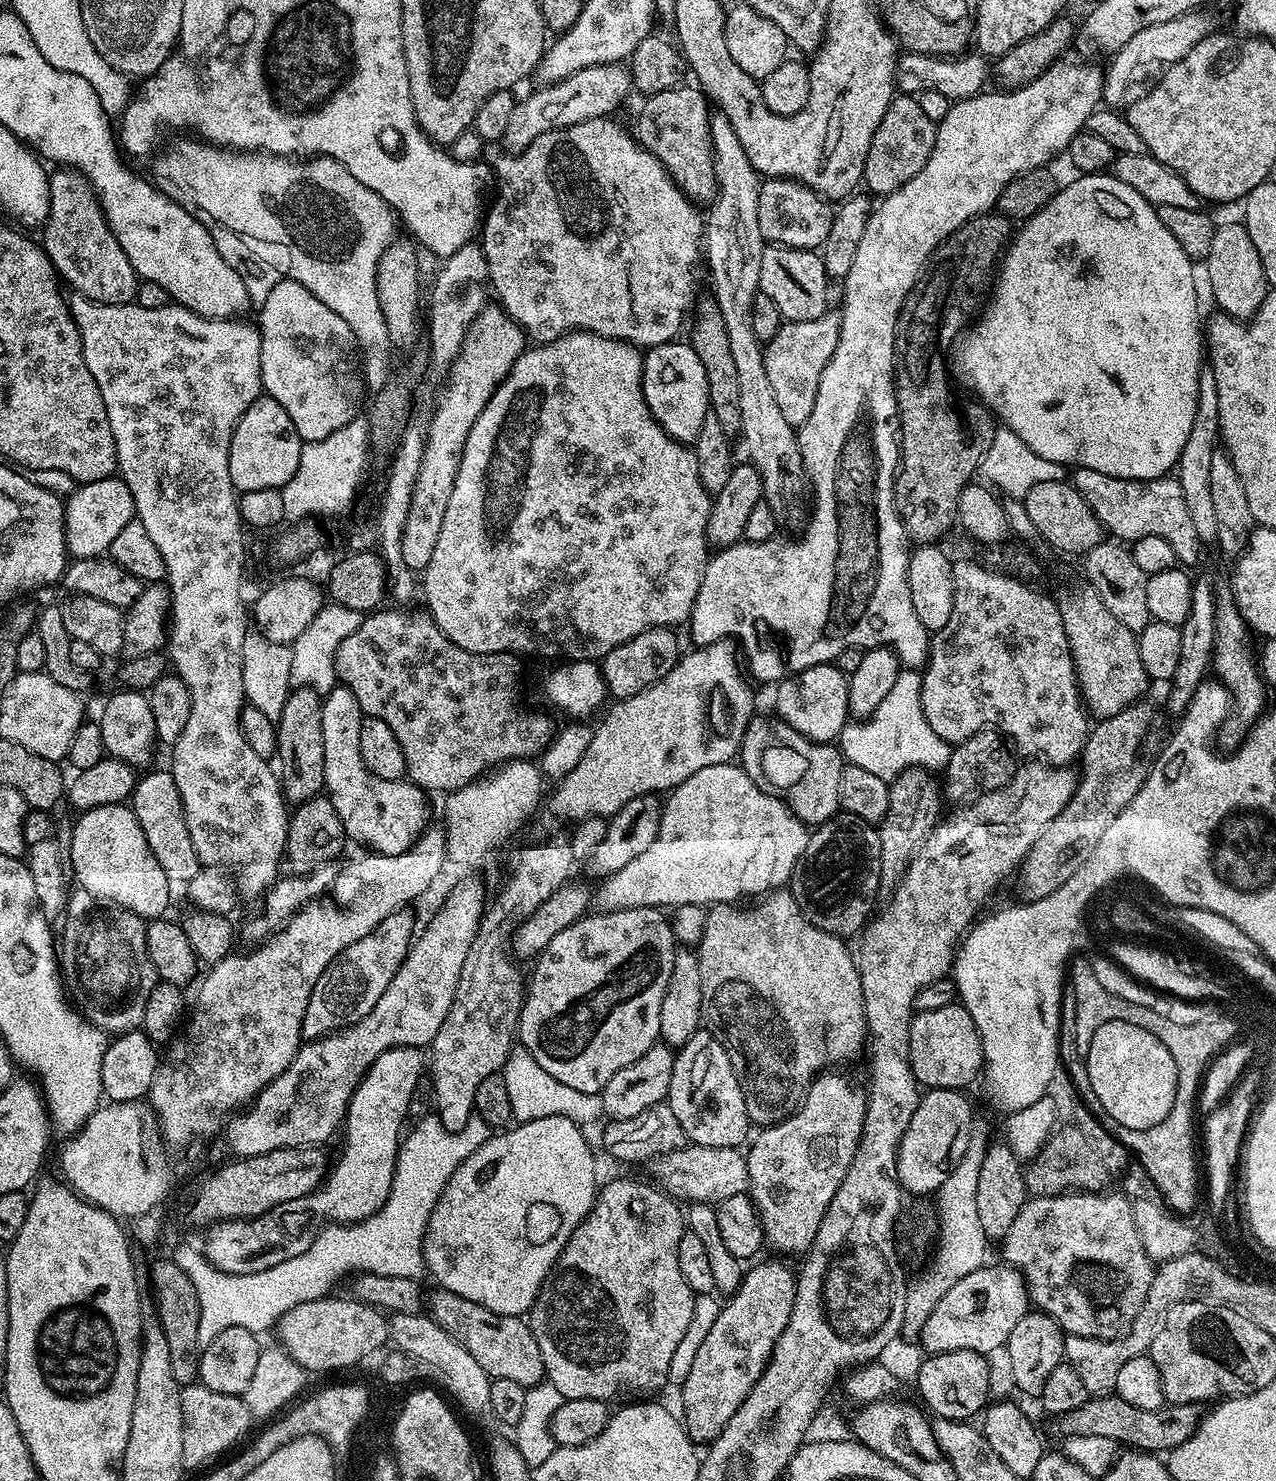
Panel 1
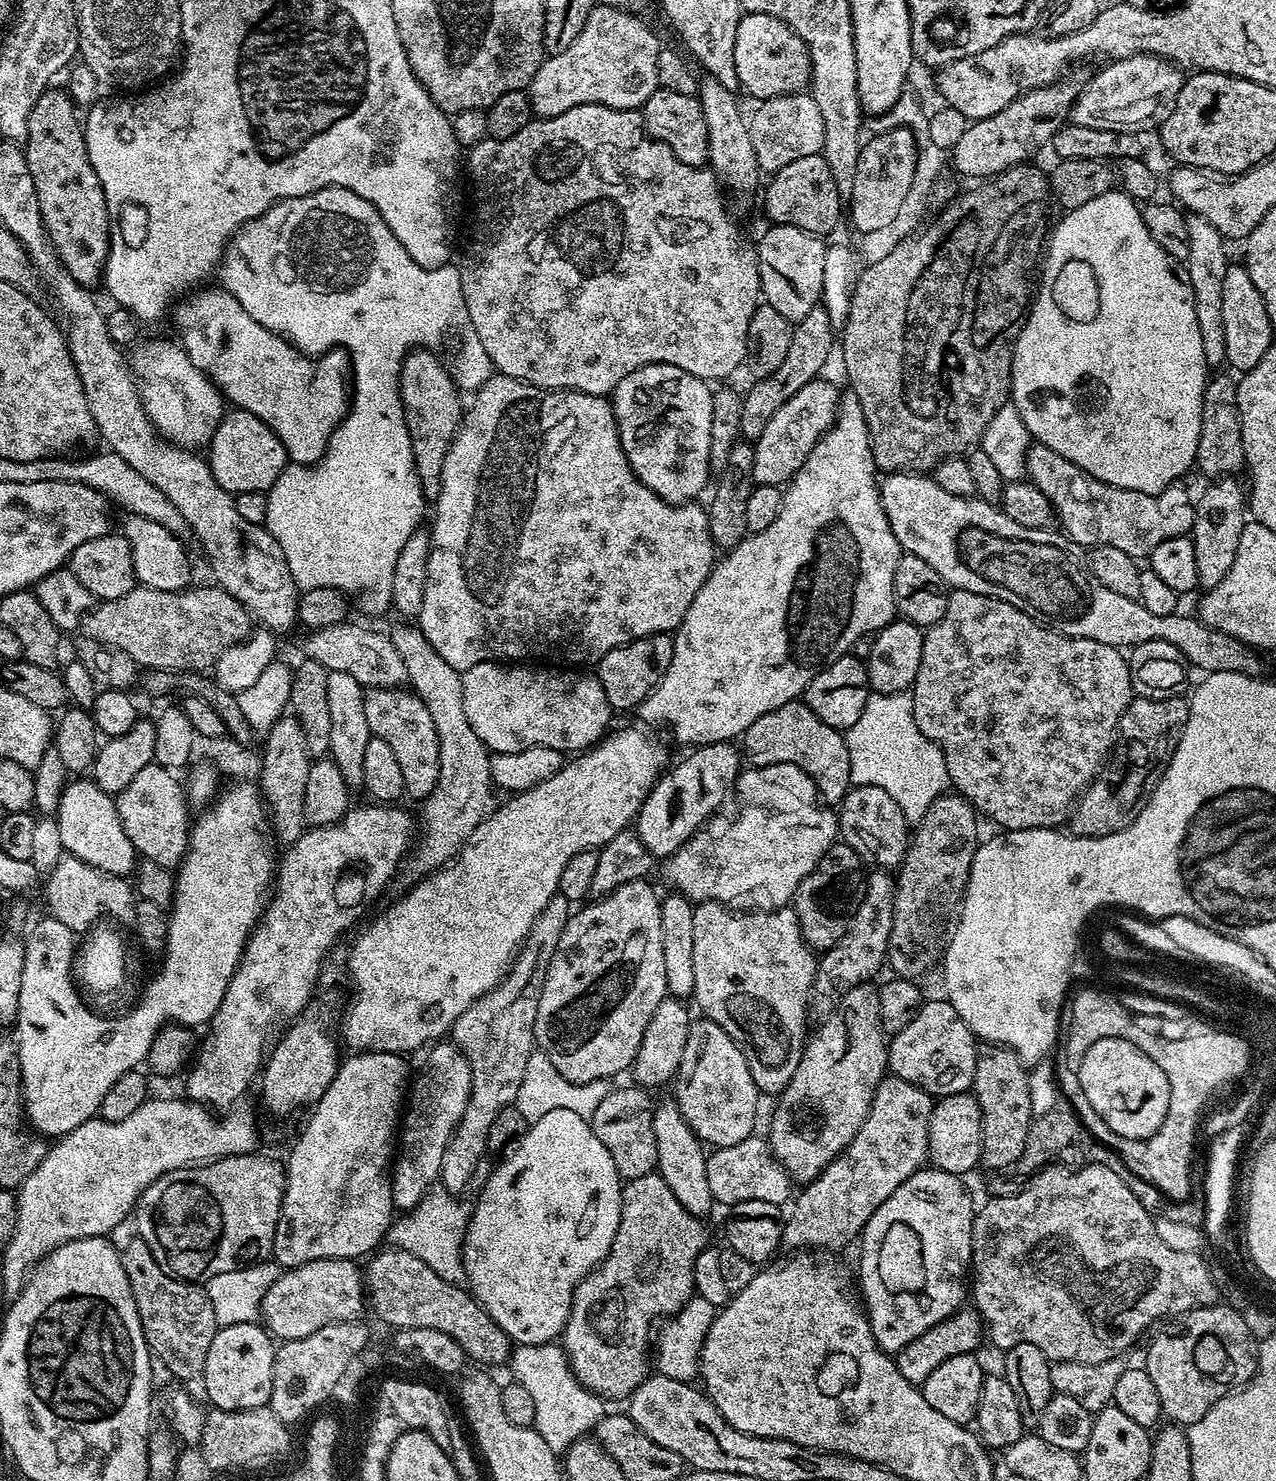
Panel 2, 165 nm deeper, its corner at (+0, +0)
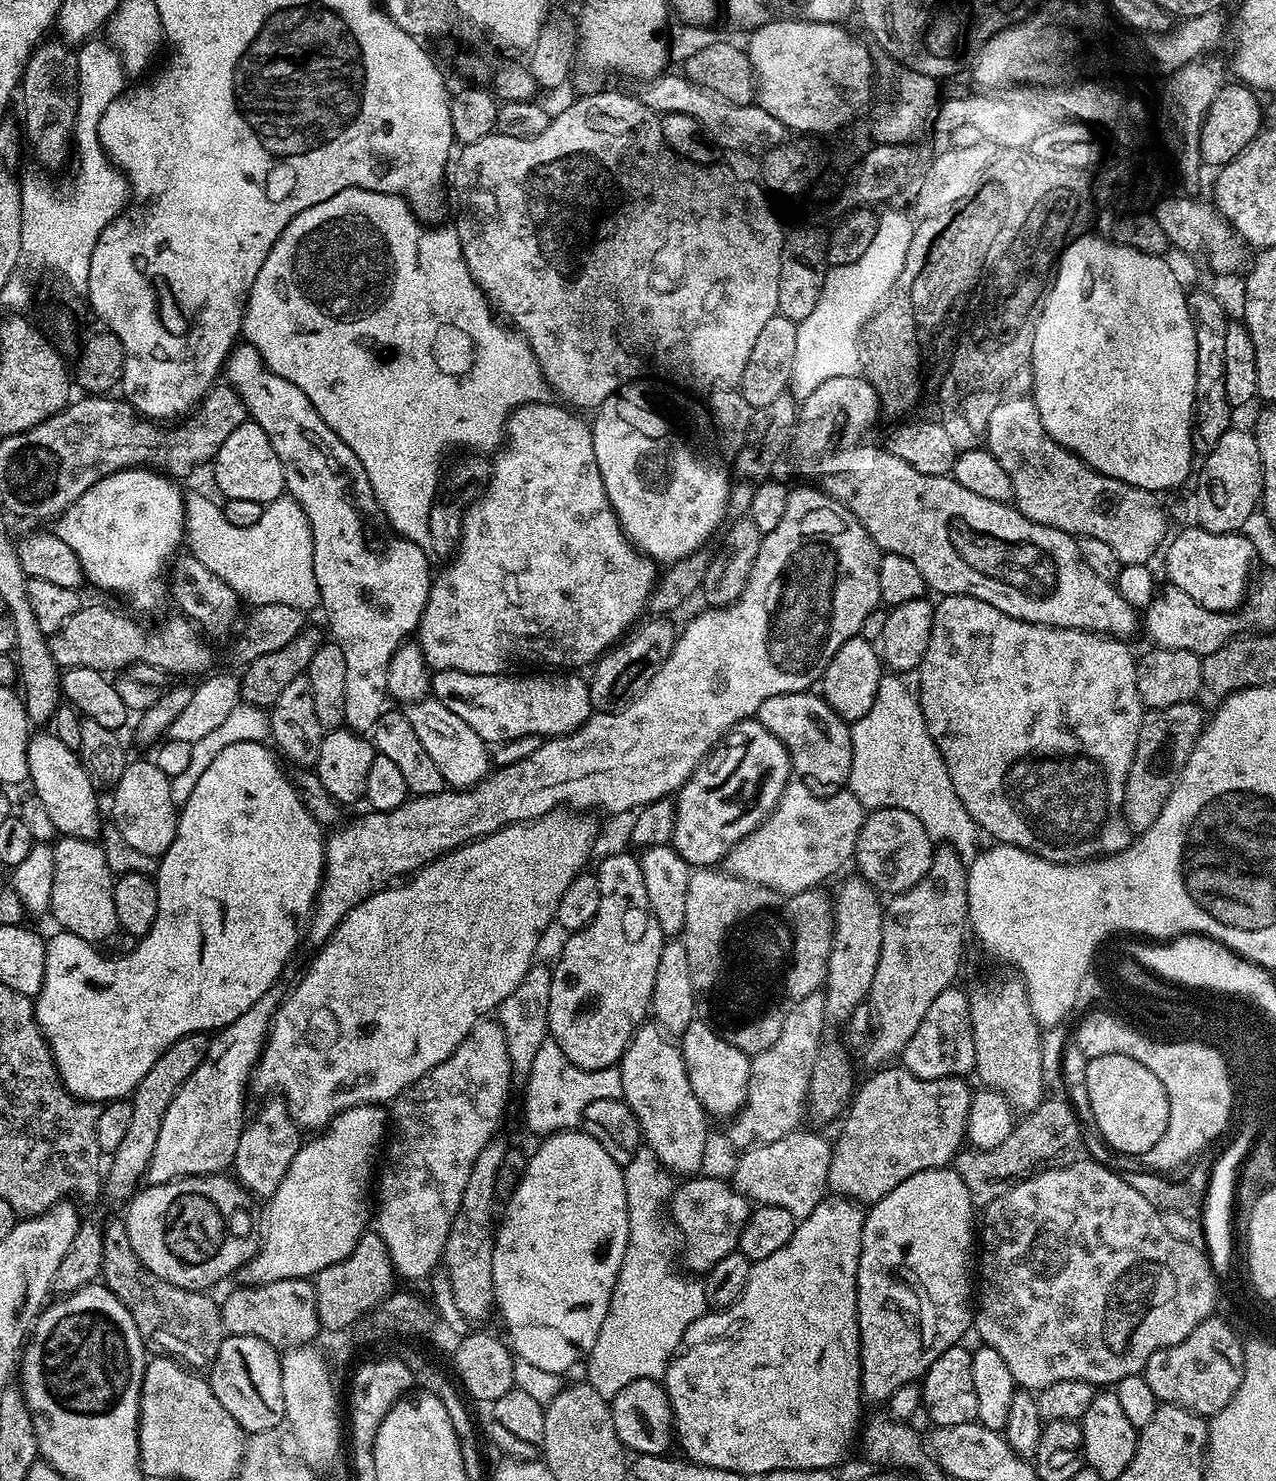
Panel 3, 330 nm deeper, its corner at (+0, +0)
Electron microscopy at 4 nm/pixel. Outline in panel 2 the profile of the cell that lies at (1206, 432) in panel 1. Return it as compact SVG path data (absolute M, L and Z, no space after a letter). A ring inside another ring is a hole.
M1193 214L1186 215L1186 230L1190 233L1190 258L1186 261L1188 285L1194 294L1194 314L1198 314L1198 330L1202 334L1202 354L1209 369L1216 370L1225 363L1226 333L1222 323L1222 282L1230 267L1224 235L1214 230L1206 218Z

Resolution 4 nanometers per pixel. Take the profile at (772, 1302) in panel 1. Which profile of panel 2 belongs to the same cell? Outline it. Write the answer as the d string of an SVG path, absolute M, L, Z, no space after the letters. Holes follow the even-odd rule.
M885 1075L874 1094L870 1114L866 1122L862 1122L862 1130L854 1134L850 1146L846 1146L846 1150L834 1158L834 1162L830 1162L830 1166L826 1166L818 1178L795 1193L792 1213L789 1211L784 1221L783 1247L792 1248L788 1250L832 1250L828 1248L844 1248L851 1240L853 1243L864 1231L866 1222L870 1222L874 1210L878 1210L878 1206L882 1206L882 1202L886 1202L886 1198L890 1198L890 1194L894 1194L894 1190L898 1190L906 1178L929 1163L928 1123L933 1103L934 1097L926 1090L897 1076Z

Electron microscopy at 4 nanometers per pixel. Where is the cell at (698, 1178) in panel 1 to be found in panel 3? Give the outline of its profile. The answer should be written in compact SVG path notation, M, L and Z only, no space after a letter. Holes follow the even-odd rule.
M797 1130L786 1134L778 1142L758 1144L741 1151L740 1161L730 1175L736 1191L757 1205L782 1206L782 1210L790 1210L790 1214L797 1218L808 1216L829 1191L832 1144L816 1132L804 1131Z

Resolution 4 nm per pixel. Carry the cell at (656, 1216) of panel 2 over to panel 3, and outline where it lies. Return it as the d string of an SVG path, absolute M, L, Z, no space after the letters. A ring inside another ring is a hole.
M705 1174L697 1175L695 1178L688 1178L684 1185L677 1187L675 1191L672 1193L672 1199L670 1201L670 1216L674 1221L677 1233L682 1237L682 1260L684 1260L688 1265L686 1265L687 1271L692 1274L703 1274L708 1272L713 1266L714 1262L722 1262L722 1258L726 1254L730 1254L731 1252L737 1251L740 1247L740 1235L742 1234L742 1230L746 1226L746 1222L748 1221L748 1213L750 1211L750 1201L747 1196L743 1196L742 1193L737 1192L735 1187L727 1179L719 1180L716 1176L704 1176Z

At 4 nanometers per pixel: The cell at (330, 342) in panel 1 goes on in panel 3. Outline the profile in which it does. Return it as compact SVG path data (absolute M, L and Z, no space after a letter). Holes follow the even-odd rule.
M237 343L228 355L222 369L227 383L236 389L242 402L248 408L248 415L270 438L270 446L274 446L274 454L282 462L284 486L287 495L296 500L309 520L309 528L313 534L313 568L320 591L320 604L328 615L328 628L332 631L331 639L342 650L346 657L346 718L345 725L353 732L371 733L376 727L376 719L380 717L380 692L386 689L386 670L390 658L399 644L405 643L408 636L420 627L420 619L428 601L434 579L433 569L428 569L430 556L425 549L405 536L392 531L386 523L384 512L376 501L374 490L370 486L370 478L366 478L366 470L358 456L346 446L330 426L314 410L310 398L298 390L286 378L274 374L264 367L264 360L253 344Z

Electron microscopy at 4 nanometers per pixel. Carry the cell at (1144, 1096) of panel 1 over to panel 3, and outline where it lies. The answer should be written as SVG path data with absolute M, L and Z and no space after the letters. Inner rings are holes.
M1102 1054L1102 1058L1087 1061L1082 1071L1084 1077L1083 1091L1086 1093L1086 1107L1092 1112L1091 1123L1096 1124L1095 1131L1100 1139L1110 1147L1112 1152L1133 1158L1143 1157L1166 1134L1166 1126L1170 1118L1170 1102L1166 1098L1166 1090L1142 1062L1134 1062L1134 1058L1126 1058L1126 1054Z

